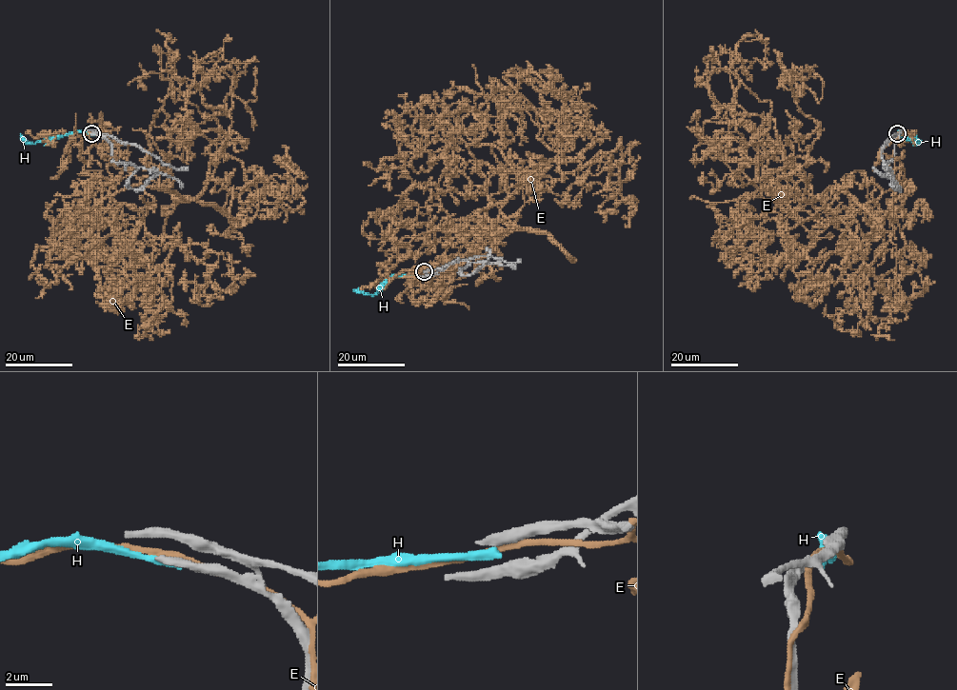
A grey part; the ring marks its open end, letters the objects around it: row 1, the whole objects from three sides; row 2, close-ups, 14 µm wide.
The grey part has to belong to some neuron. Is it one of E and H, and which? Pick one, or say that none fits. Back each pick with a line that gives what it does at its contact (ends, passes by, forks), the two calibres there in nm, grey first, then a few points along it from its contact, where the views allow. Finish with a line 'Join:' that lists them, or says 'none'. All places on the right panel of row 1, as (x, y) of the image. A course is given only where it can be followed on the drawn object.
Join: none

